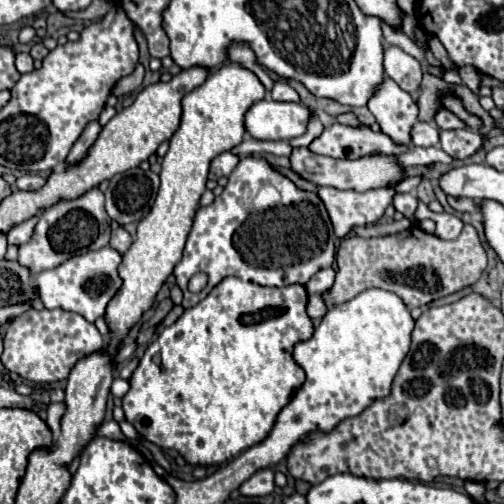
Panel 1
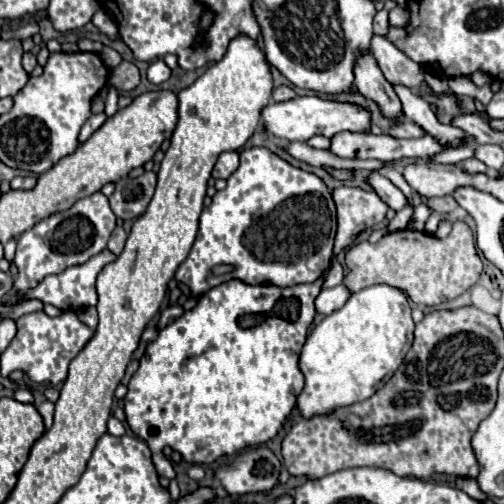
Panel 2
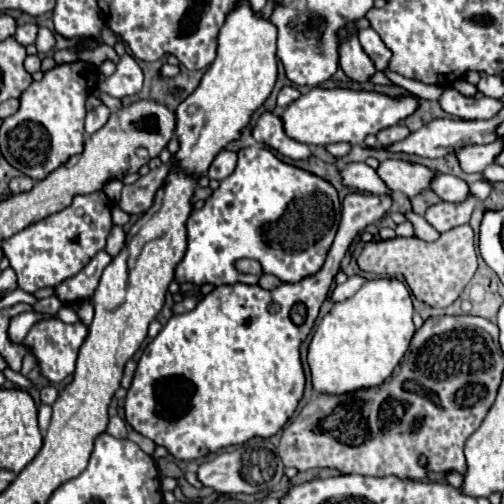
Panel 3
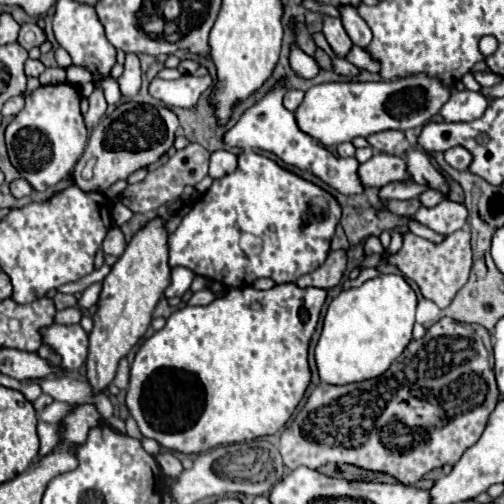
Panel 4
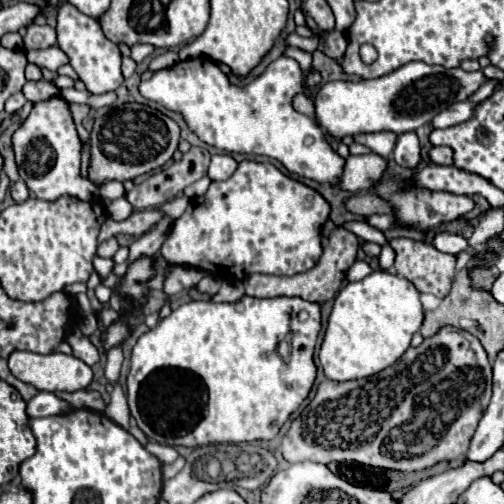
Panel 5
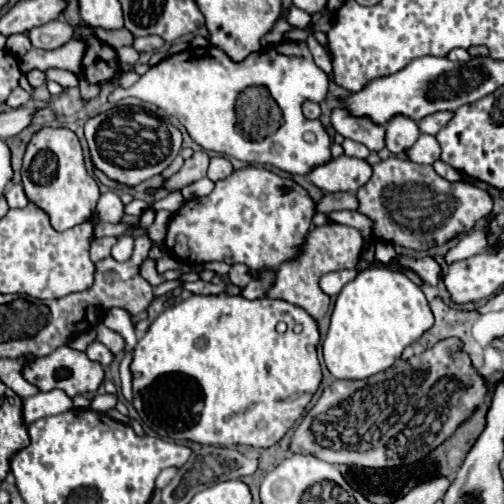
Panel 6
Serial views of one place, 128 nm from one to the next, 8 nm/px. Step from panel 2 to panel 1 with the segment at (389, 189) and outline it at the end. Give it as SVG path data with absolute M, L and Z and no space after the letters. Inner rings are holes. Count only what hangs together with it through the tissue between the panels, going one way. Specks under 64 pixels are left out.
M394 194L392 206L394 206L400 214L404 214L404 216L408 218L408 216L412 216L414 210L416 210L416 198L414 198L412 194Z

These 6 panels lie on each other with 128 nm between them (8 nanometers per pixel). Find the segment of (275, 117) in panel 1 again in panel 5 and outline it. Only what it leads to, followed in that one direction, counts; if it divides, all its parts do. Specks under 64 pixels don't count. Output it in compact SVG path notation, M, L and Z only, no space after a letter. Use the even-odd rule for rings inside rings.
M408 62L408 64L400 66L398 70L384 74L380 78L374 78L374 80L328 82L328 84L324 84L318 90L316 100L314 100L316 122L336 138L354 136L354 134L360 134L360 132L382 132L382 130L390 130L390 132L396 132L396 134L410 132L410 130L416 130L422 124L430 122L438 112L446 110L450 104L468 100L488 80L490 78L486 78L482 74L482 70L466 72L462 68L444 68L444 66L436 66L436 64L432 66L432 64L426 64L426 62Z

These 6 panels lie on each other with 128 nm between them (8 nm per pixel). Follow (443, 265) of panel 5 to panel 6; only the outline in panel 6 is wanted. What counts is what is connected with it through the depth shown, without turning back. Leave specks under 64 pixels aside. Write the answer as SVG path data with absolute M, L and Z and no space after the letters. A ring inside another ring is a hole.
M400 258L400 264L412 268L416 272L416 276L420 276L424 280L424 284L436 286L438 280L440 280L440 266L438 266L438 262L434 258L420 258L420 260Z

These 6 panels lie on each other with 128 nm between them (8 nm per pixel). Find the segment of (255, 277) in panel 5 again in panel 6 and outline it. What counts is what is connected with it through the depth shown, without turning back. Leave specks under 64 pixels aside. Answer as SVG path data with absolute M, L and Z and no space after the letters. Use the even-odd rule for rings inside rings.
M316 226L312 228L304 242L298 246L298 256L292 260L286 260L278 268L278 278L276 284L272 286L270 298L280 298L290 304L296 304L304 308L316 322L322 320L322 316L330 308L330 298L320 290L318 280L322 274L344 270L344 268L356 268L360 254L362 254L364 238L362 232L350 226Z

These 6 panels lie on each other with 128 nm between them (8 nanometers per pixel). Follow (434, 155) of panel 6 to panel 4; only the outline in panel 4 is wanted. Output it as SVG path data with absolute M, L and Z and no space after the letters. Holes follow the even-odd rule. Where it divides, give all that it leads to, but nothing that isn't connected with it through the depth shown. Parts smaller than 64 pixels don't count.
M454 146L454 148L444 152L444 160L456 170L466 170L468 168L468 160L472 160L472 156L468 156L468 152L464 152L464 148Z

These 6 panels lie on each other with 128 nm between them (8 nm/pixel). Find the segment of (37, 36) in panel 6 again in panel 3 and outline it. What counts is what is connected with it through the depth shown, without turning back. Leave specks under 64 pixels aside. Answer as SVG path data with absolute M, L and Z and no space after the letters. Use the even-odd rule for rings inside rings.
M22 24L18 26L14 38L22 44L22 46L28 46L28 44L34 44L38 33L38 26L36 24Z

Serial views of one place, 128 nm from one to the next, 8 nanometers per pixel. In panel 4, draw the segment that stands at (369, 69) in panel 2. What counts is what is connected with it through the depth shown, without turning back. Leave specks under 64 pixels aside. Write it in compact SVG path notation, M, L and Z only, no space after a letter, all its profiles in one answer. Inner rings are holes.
M326 16L324 22L322 22L322 34L326 36L334 54L340 56L340 58L344 58L346 52L352 48L352 40L348 40L348 34L344 32L344 26L340 24L340 18Z

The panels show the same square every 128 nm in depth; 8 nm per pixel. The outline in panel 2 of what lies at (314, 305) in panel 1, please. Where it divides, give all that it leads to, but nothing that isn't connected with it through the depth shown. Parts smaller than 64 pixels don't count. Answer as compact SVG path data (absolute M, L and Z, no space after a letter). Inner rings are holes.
M344 284L334 286L334 288L324 288L324 290L320 292L320 296L316 298L316 310L328 316L328 314L332 314L334 310L342 308L348 298L350 298L350 290L348 290Z

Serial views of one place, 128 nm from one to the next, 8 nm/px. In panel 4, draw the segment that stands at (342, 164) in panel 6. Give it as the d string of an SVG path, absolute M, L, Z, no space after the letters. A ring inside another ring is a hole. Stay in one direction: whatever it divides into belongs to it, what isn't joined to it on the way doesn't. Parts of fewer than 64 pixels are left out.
M374 154L368 162L358 166L358 178L366 188L382 188L384 184L396 180L408 180L408 170L404 168L404 158L390 154Z

